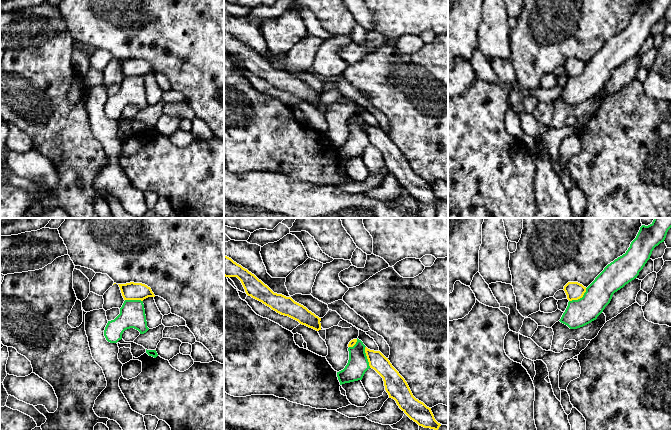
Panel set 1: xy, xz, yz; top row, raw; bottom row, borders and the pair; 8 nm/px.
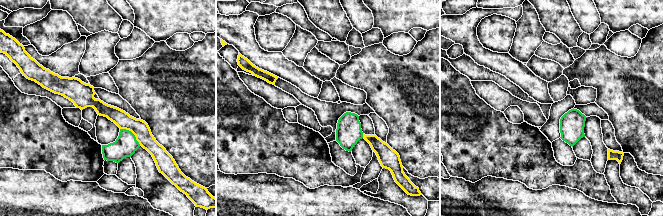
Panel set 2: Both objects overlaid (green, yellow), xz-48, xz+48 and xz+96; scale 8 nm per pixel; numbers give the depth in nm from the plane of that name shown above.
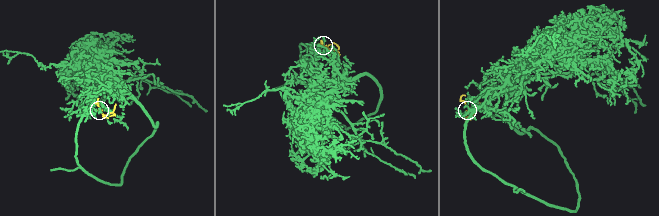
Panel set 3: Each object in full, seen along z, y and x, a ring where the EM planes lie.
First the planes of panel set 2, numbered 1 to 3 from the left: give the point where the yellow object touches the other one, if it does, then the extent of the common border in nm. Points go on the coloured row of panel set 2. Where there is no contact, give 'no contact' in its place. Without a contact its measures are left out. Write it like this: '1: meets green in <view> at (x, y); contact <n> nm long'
1: meets green in xz-48 at (132, 133); contact 220 nm long
2: meets green in xz+48 at (362, 136); contact 30 nm long
3: no contact

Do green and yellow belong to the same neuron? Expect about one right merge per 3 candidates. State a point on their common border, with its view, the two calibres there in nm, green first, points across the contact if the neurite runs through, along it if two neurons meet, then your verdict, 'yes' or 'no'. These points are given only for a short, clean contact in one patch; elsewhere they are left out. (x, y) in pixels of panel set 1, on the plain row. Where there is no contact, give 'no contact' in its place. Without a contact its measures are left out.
meets green in yz at (580, 74); 220 nm thick on the green side, 140 nm on the other; border along yz (586, 64), (581, 73), (569, 77); no

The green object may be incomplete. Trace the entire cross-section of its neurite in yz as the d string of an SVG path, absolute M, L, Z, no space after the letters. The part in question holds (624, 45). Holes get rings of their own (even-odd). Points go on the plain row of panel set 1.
M672 0L642 1L625 30L608 40L586 64L583 73L568 78L561 99L570 105L583 103L603 88L615 68L637 54L652 27L664 18Z

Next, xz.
M357 114L353 123L349 123L349 136L345 144L337 148L340 161L362 156L365 148L370 144L365 129L365 121Z

